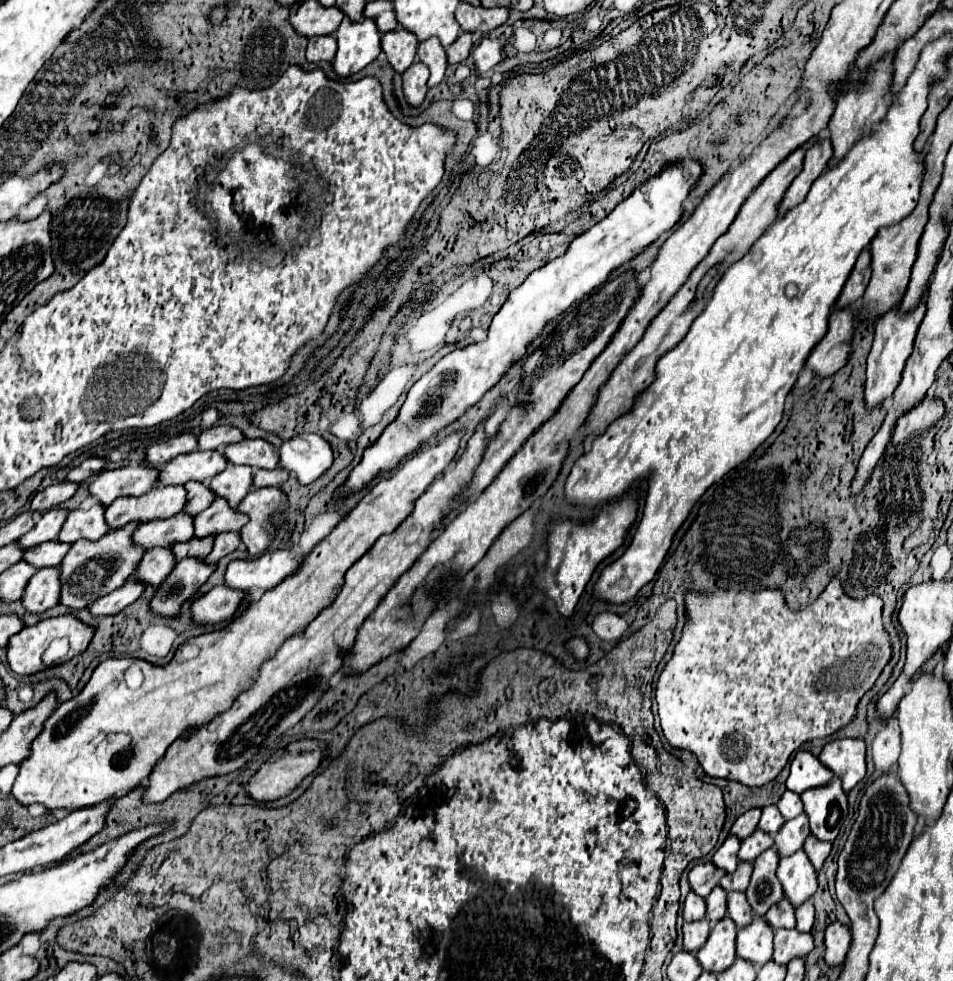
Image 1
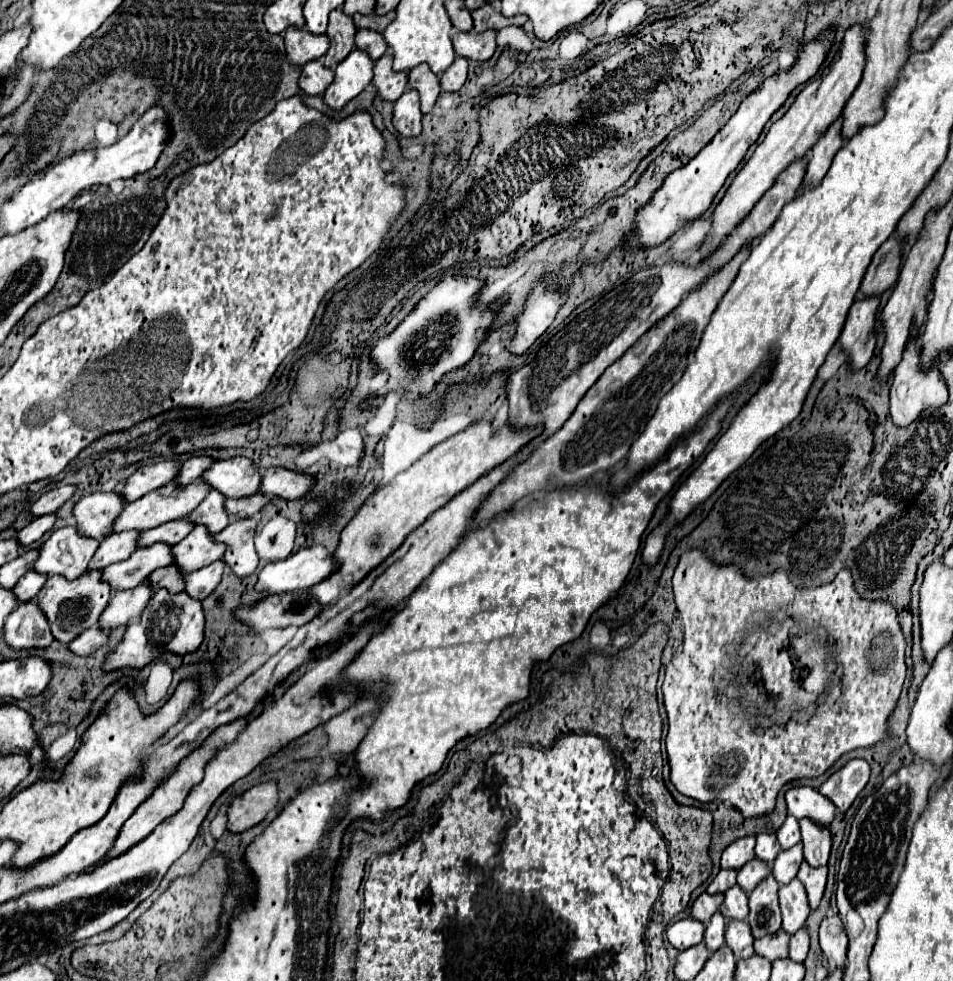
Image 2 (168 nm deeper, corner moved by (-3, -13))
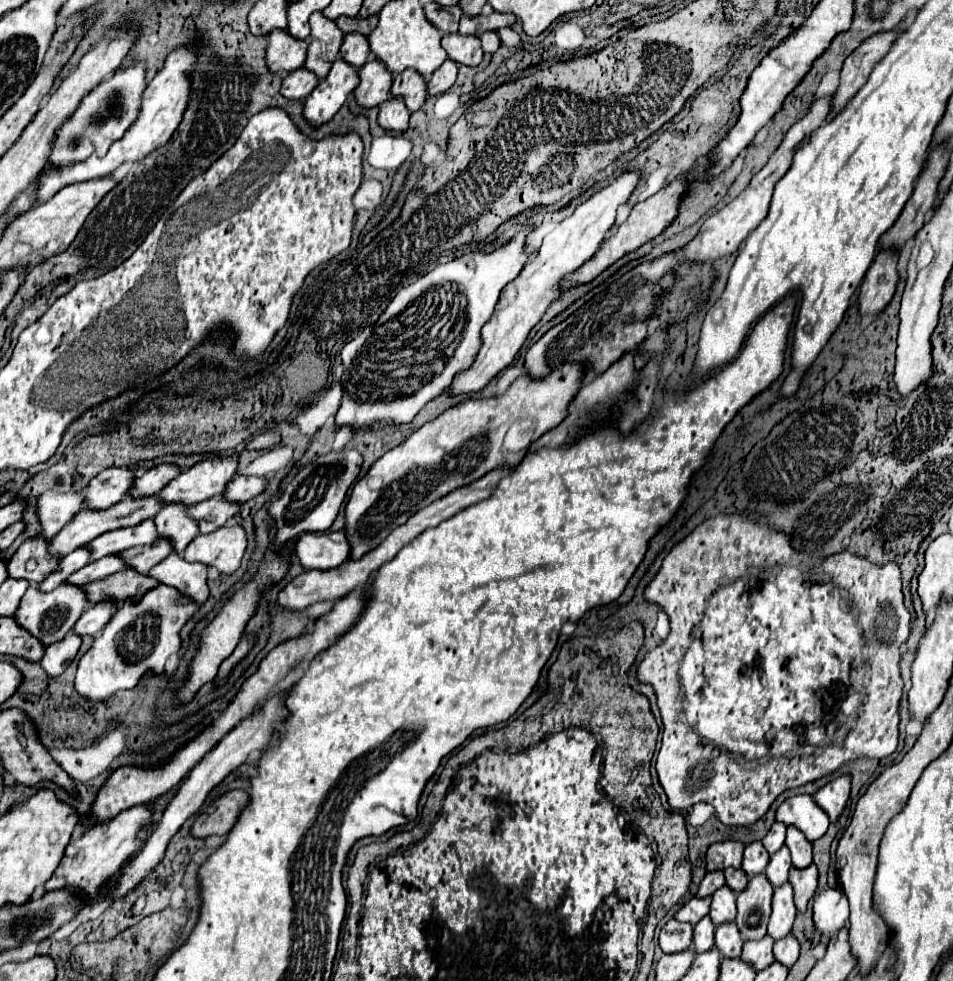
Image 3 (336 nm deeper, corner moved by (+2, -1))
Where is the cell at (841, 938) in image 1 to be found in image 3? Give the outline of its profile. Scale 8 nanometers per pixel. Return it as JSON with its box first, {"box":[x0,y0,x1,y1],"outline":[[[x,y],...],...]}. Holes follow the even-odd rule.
{"box":[814,889,848,935],"outline":[[[826,889],[814,899],[814,927],[820,935],[836,935],[848,925],[848,901],[840,889]]]}

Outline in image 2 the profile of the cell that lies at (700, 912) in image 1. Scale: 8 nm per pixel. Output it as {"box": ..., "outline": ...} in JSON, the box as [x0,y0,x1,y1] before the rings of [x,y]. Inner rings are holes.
{"box":[667,917,705,951],"outline":[[[687,917],[687,919],[673,923],[667,929],[667,943],[675,947],[677,951],[685,951],[687,947],[693,947],[703,941],[703,931],[705,931],[703,923]]]}

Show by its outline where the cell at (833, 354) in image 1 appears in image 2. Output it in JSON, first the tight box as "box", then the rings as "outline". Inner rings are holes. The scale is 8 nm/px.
{"box":[839,297,879,371],"outline":[[[879,297],[857,299],[849,309],[839,343],[849,353],[851,371],[863,369],[873,357],[873,349],[877,343],[875,339],[877,309],[879,309]]]}

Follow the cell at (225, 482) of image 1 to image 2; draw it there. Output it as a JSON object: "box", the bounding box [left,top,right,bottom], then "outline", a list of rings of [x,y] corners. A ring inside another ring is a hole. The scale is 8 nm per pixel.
{"box":[187,491,229,535],"outline":[[[209,491],[199,507],[187,515],[187,519],[193,519],[193,525],[205,525],[211,535],[219,533],[229,523],[229,517],[225,513],[225,497],[219,491]]]}

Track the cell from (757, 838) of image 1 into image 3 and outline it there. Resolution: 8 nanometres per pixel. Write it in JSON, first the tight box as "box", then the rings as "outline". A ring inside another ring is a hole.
{"box":[724,867,748,893],"outline":[[[728,867],[728,869],[724,869],[724,875],[726,875],[726,885],[732,887],[736,893],[740,893],[748,883],[748,875],[744,871],[740,871],[740,869]]]}

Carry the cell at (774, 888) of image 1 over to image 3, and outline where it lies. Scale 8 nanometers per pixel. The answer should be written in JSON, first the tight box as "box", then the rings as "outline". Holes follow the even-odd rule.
{"box":[736,873,774,941],"outline":[[[764,873],[754,875],[746,885],[746,889],[738,893],[736,925],[746,941],[760,939],[766,935],[772,893],[774,893],[774,887],[768,883],[768,877]]]}

